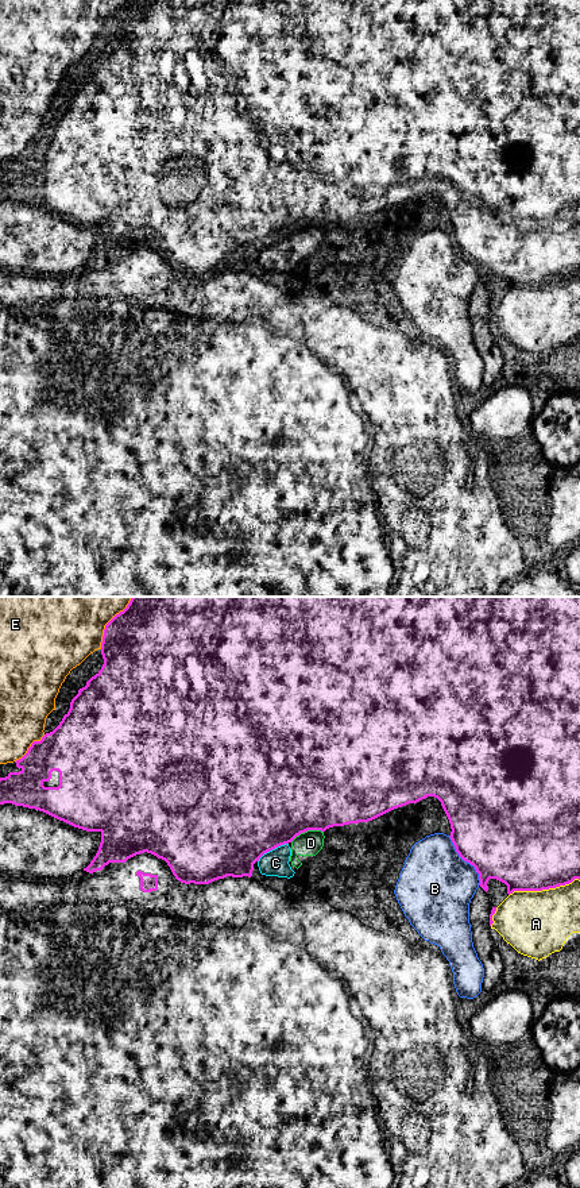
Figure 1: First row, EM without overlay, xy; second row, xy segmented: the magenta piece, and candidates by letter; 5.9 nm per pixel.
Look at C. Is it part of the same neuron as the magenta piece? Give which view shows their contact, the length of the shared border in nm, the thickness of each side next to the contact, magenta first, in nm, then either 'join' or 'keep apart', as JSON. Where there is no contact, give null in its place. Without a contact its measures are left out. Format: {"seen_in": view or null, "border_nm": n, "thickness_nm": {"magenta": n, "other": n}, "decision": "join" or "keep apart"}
{"seen_in": "xy", "border_nm": 220, "thickness_nm": {"magenta": 500, "other": 160}, "decision": "keep apart"}

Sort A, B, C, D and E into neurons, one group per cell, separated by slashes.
A / B / C D / E

